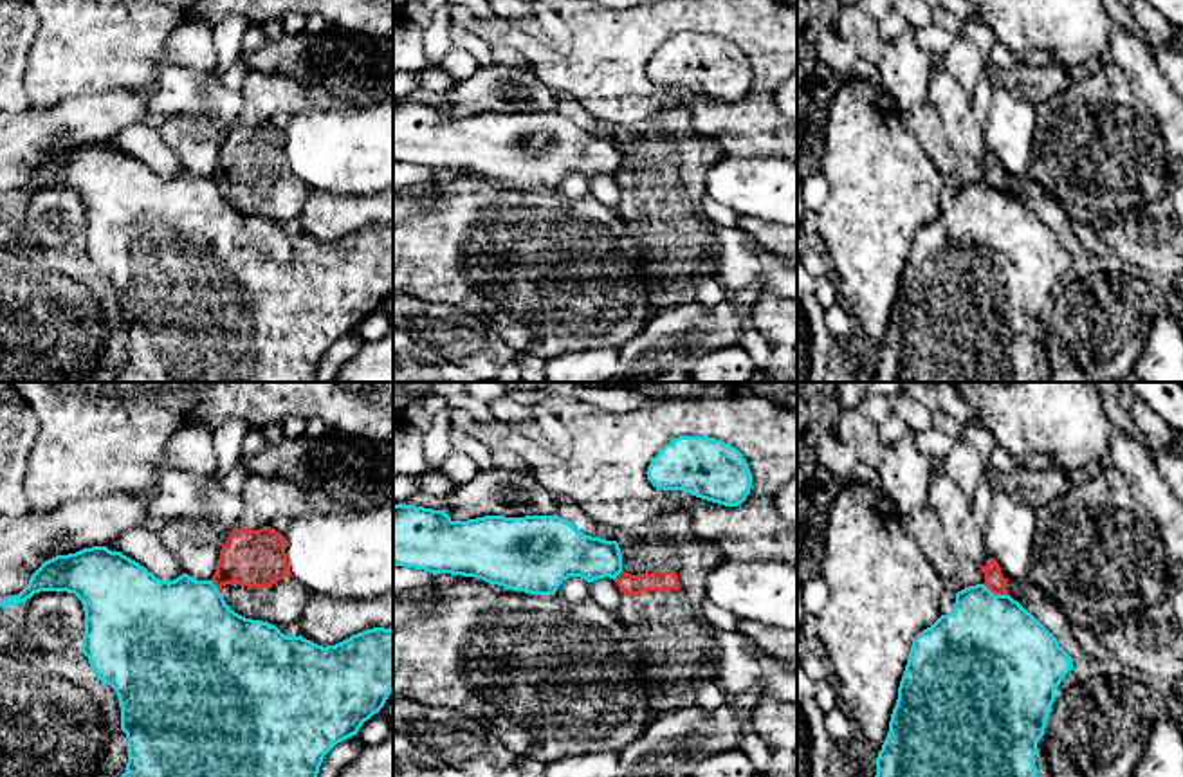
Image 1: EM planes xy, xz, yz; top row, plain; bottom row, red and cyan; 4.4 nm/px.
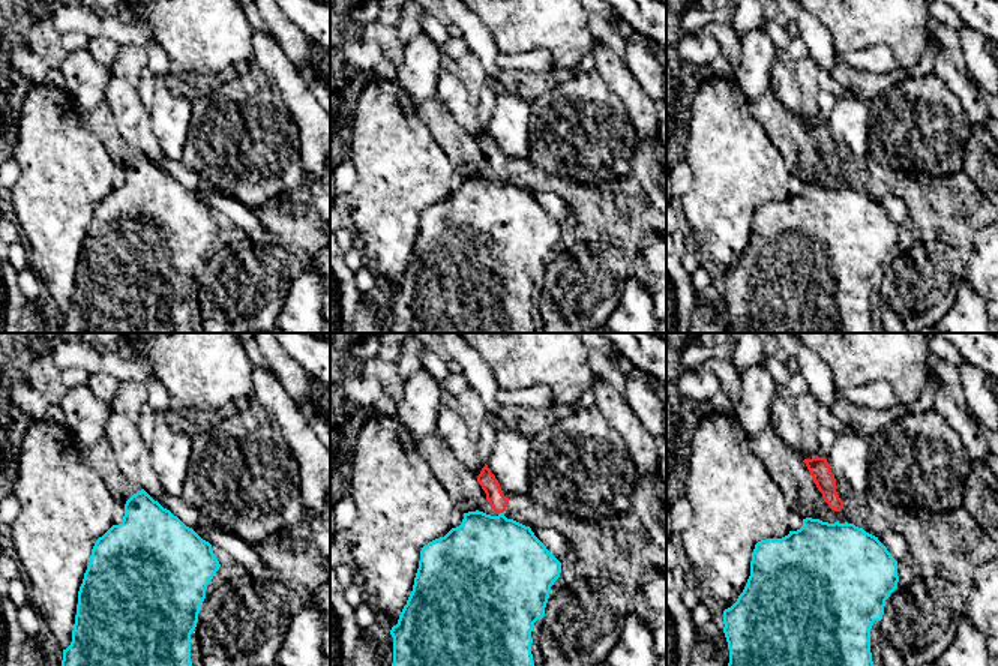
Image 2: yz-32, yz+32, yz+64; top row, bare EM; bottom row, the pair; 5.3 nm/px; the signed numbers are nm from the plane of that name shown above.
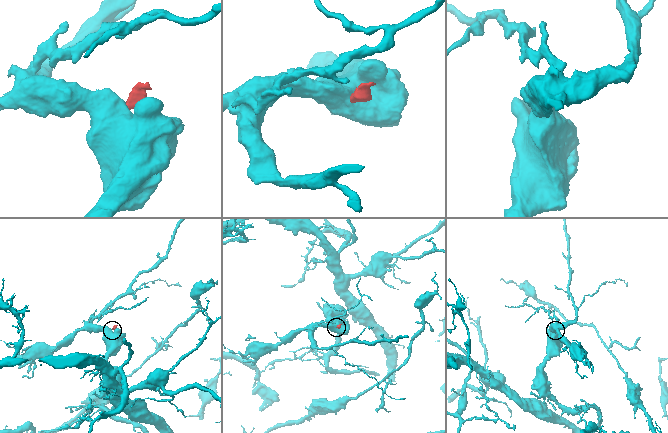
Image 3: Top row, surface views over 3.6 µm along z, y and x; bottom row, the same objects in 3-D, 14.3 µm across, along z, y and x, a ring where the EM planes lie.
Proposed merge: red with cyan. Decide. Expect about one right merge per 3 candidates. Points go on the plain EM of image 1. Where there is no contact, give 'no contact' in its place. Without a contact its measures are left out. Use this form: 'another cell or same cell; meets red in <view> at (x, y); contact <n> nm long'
another cell; meets red in yz at (996, 190); contact 120 nm long

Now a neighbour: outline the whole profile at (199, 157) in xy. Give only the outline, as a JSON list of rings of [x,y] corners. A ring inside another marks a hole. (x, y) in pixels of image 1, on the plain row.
[[[175,115],[162,123],[160,137],[180,157],[186,169],[197,177],[211,177],[220,155],[216,141],[202,141],[195,135],[195,121],[189,115]]]

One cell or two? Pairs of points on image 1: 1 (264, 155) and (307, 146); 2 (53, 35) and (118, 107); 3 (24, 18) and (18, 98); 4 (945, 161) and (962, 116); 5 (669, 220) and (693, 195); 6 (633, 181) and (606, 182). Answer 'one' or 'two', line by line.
1: two
2: two
3: one
4: two
5: one
6: two

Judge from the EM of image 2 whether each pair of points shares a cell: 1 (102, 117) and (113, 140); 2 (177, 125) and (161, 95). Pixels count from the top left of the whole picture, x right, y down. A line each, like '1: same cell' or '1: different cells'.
1: same cell
2: same cell

